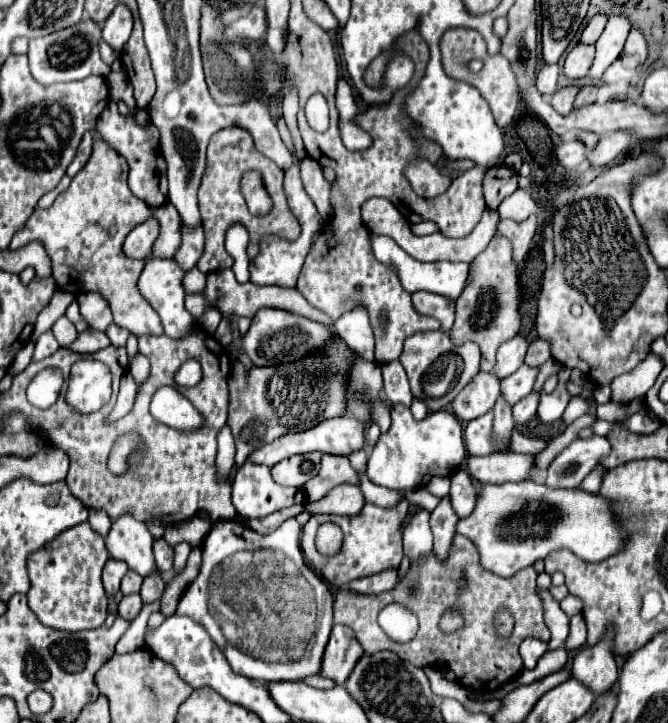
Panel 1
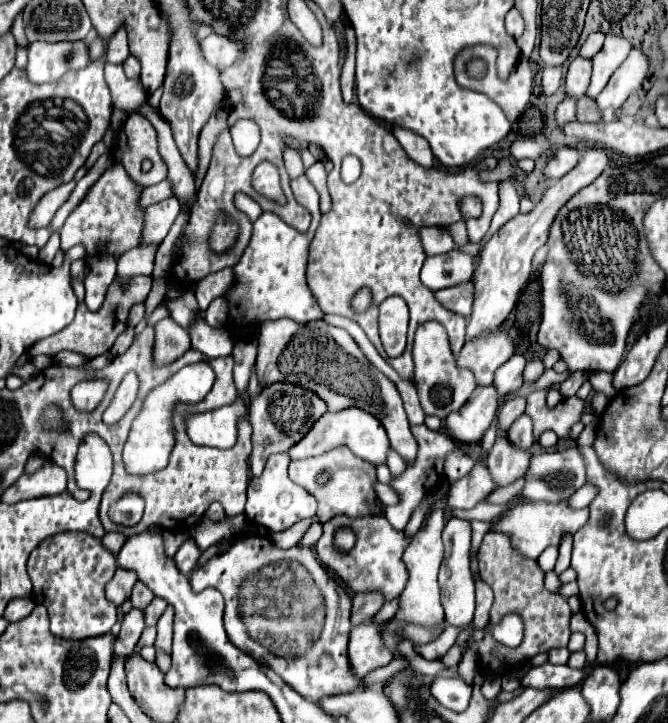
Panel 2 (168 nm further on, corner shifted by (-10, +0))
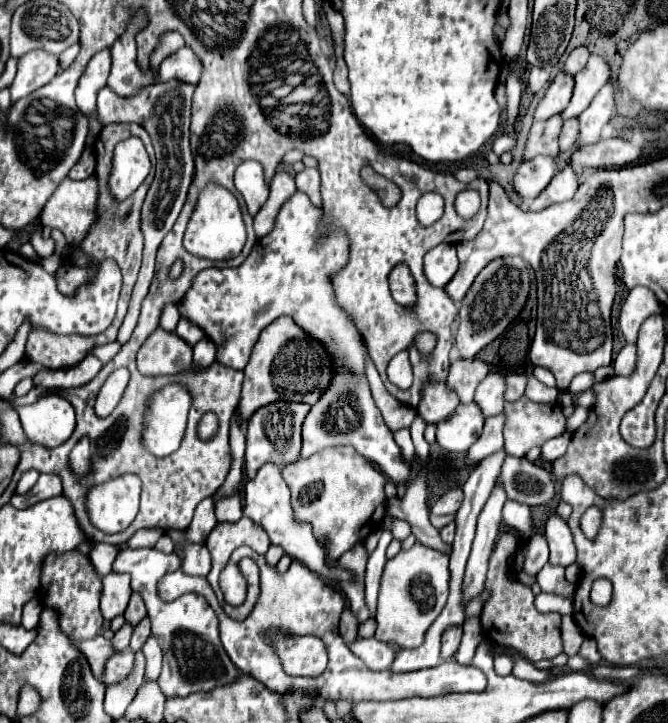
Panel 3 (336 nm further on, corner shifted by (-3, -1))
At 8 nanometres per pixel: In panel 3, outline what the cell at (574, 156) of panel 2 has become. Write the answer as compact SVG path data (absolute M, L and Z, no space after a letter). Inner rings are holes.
M537 156L519 166L519 170L513 176L513 190L521 196L521 200L529 202L537 198L537 194L549 184L553 176L555 176L555 160Z

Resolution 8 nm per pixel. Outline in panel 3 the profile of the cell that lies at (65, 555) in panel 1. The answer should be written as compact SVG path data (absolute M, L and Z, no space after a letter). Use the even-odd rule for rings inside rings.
M71 550L69 554L59 554L59 556L51 554L45 560L45 566L41 572L39 596L45 606L59 610L61 630L65 630L69 638L95 638L101 632L101 626L103 626L103 616L99 610L101 588L103 588L101 578L93 570L89 558Z

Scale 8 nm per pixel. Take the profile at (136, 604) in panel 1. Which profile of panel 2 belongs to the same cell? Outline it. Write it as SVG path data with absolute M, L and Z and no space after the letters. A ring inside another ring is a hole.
M132 609L130 613L126 613L122 619L122 629L120 629L116 643L114 643L114 653L118 657L132 655L140 635L142 635L142 629L144 629L144 611Z

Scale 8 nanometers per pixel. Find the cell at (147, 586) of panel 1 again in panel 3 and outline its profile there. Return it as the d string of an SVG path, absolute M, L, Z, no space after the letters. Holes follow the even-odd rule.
M145 618L135 630L133 630L133 638L131 638L131 650L133 652L137 652L137 650L141 650L143 648L143 644L145 644L145 640L151 636L151 626L149 626L149 618Z

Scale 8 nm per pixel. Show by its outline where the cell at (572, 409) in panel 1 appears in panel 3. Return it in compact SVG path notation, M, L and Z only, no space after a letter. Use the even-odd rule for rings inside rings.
M521 396L517 402L505 402L505 452L509 456L525 456L533 446L543 446L547 440L565 432L565 416L559 402L537 404L527 396Z

